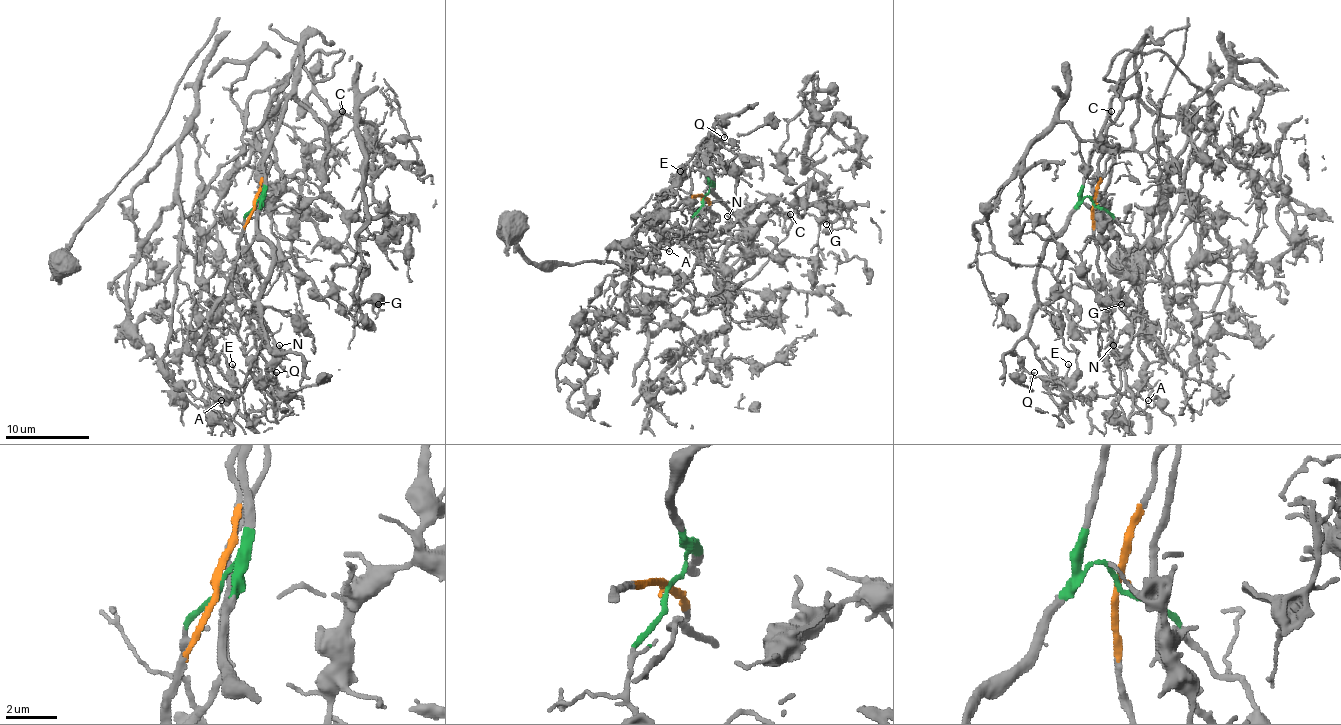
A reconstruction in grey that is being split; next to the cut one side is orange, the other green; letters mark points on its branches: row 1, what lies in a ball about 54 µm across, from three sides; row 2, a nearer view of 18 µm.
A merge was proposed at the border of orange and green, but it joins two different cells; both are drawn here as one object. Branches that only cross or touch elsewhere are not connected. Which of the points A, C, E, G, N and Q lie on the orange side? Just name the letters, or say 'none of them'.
A

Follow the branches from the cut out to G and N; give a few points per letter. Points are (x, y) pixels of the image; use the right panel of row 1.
G: (1094, 203), (1081, 184), (1117, 96), (1081, 277), (1121, 304)
N: (1094, 203), (1043, 250), (1035, 292), (1108, 285), (1132, 321), (1132, 342), (1113, 344)

